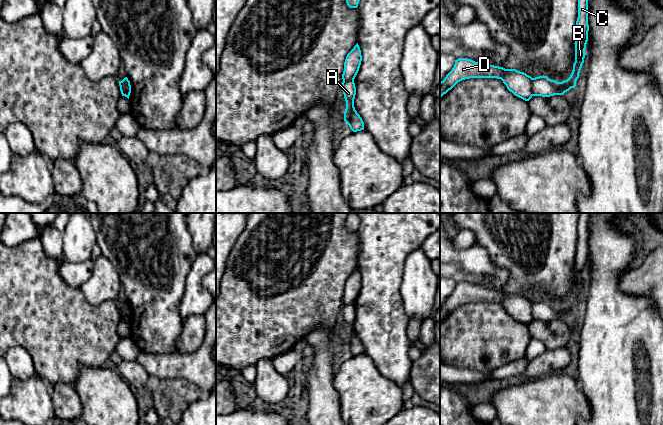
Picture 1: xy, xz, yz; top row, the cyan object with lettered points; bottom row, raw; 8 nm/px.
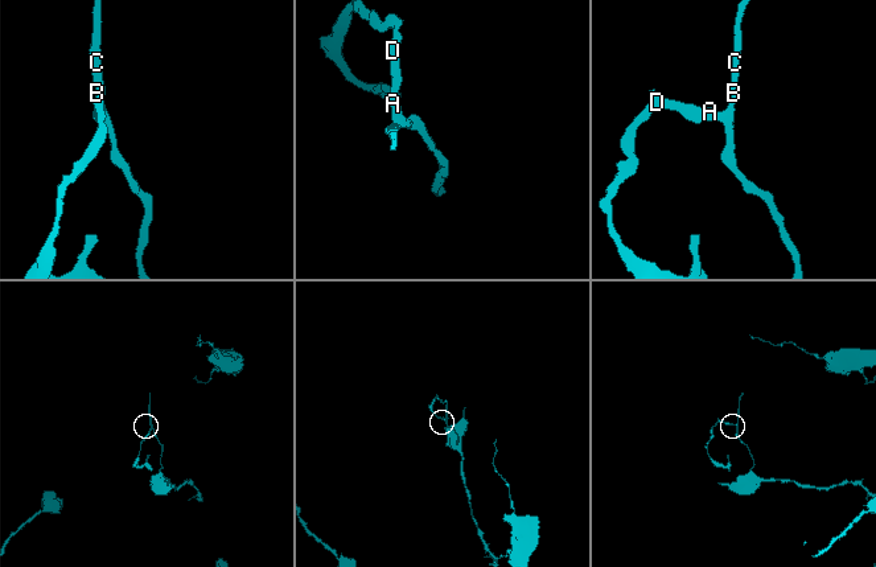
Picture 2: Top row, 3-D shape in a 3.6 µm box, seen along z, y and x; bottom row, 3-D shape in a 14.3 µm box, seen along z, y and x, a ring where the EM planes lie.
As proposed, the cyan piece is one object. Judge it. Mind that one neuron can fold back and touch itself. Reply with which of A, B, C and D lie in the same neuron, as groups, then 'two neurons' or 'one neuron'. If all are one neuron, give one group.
A B C / D; two neurons

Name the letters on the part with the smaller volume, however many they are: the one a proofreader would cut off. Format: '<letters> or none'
D

